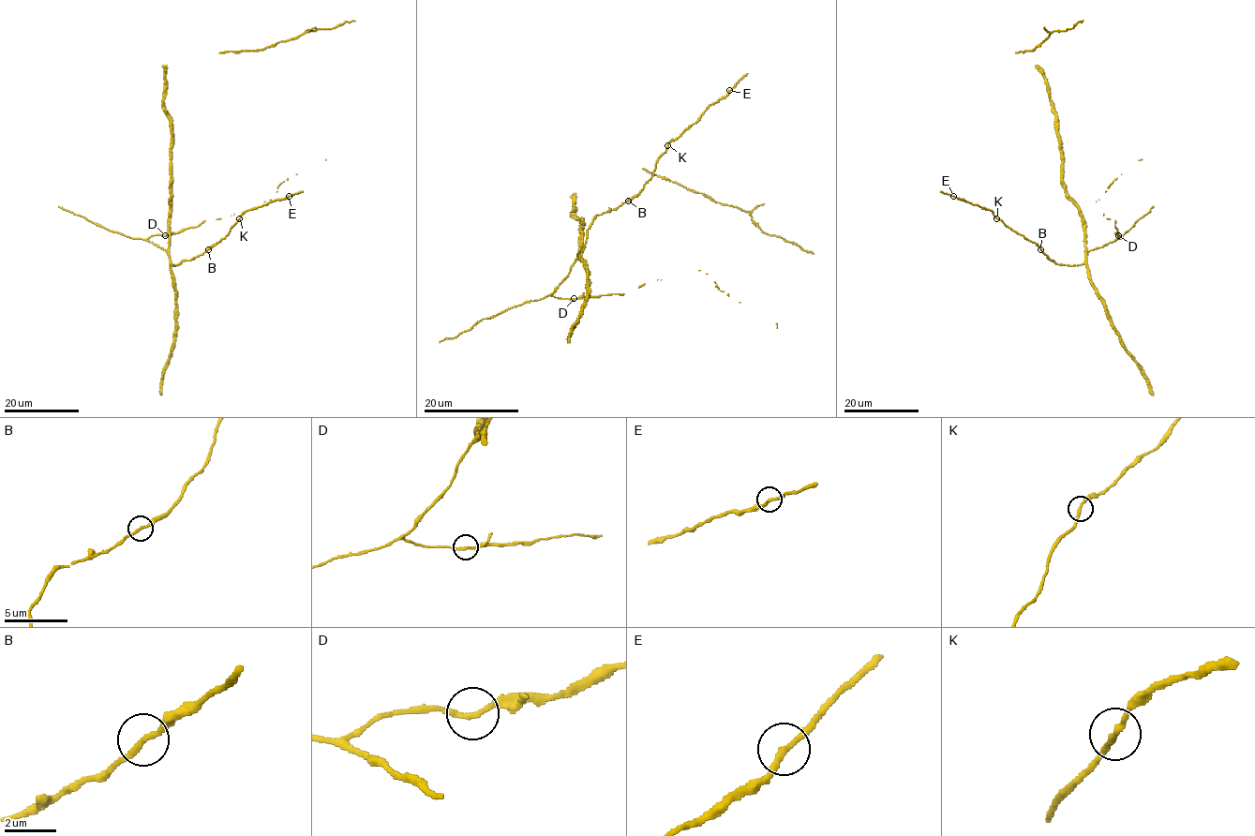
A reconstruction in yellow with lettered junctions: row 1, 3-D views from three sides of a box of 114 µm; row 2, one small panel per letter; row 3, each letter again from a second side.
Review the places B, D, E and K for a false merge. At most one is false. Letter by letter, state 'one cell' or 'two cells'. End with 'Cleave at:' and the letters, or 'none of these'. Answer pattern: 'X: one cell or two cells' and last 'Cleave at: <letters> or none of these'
B: one cell
D: one cell
E: one cell
K: one cell
Cleave at: none of these

